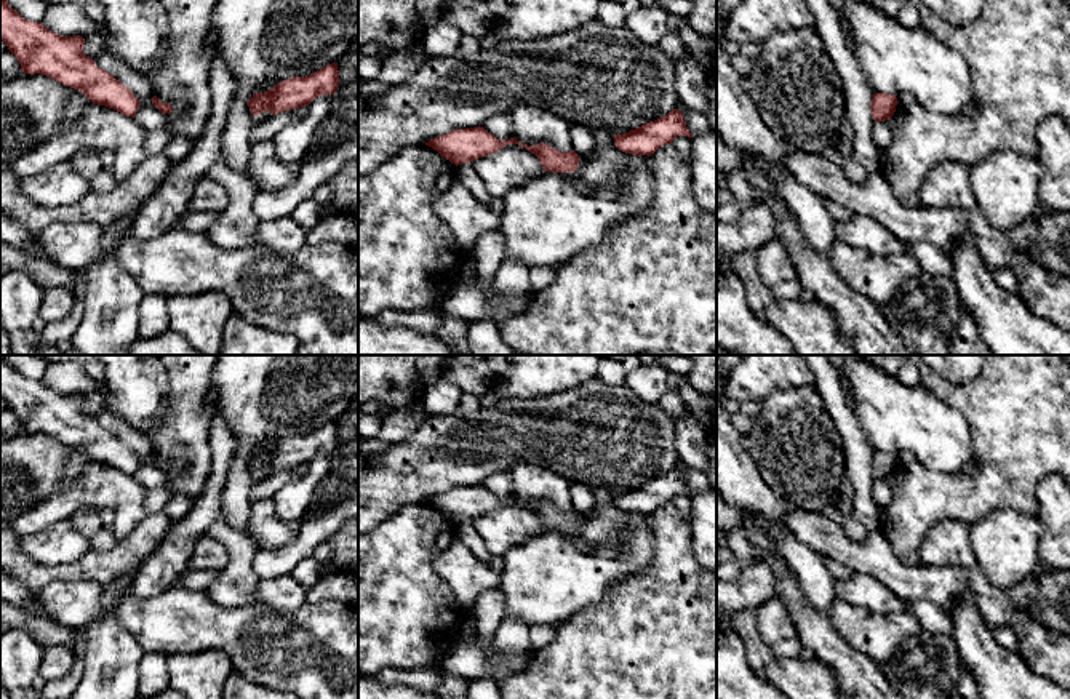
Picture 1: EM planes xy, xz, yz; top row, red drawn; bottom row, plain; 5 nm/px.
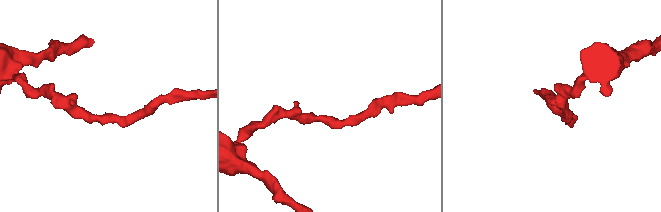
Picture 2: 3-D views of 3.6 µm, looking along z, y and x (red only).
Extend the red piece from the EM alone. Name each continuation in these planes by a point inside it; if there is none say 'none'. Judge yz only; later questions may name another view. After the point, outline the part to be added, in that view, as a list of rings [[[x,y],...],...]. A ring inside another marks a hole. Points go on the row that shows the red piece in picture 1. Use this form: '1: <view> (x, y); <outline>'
none

